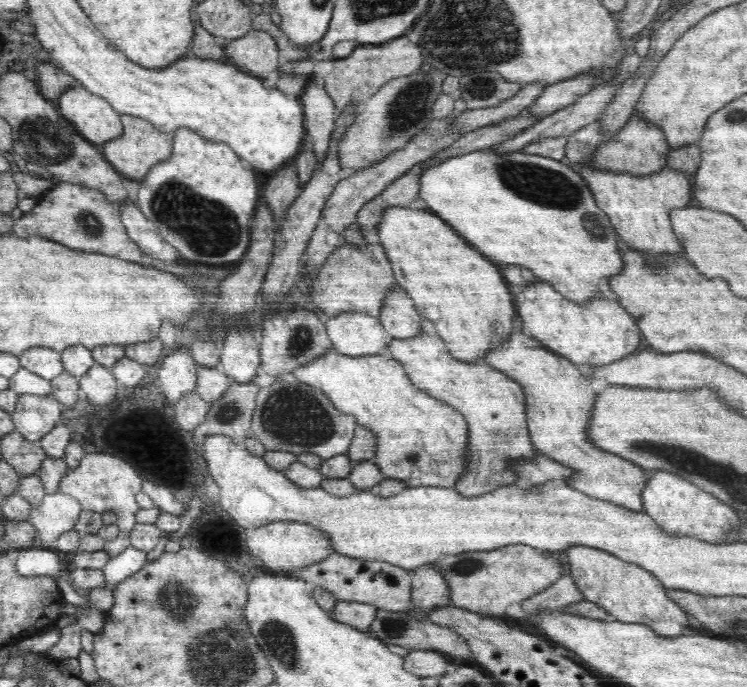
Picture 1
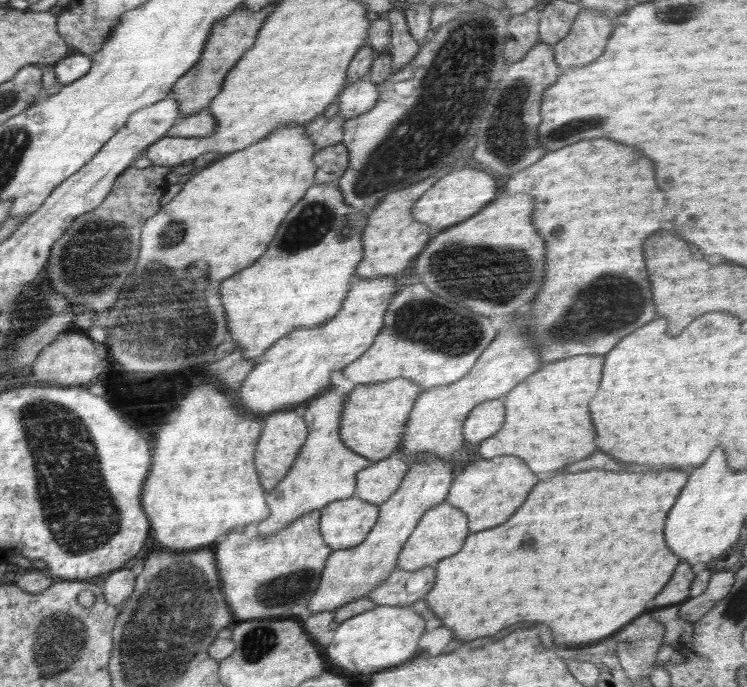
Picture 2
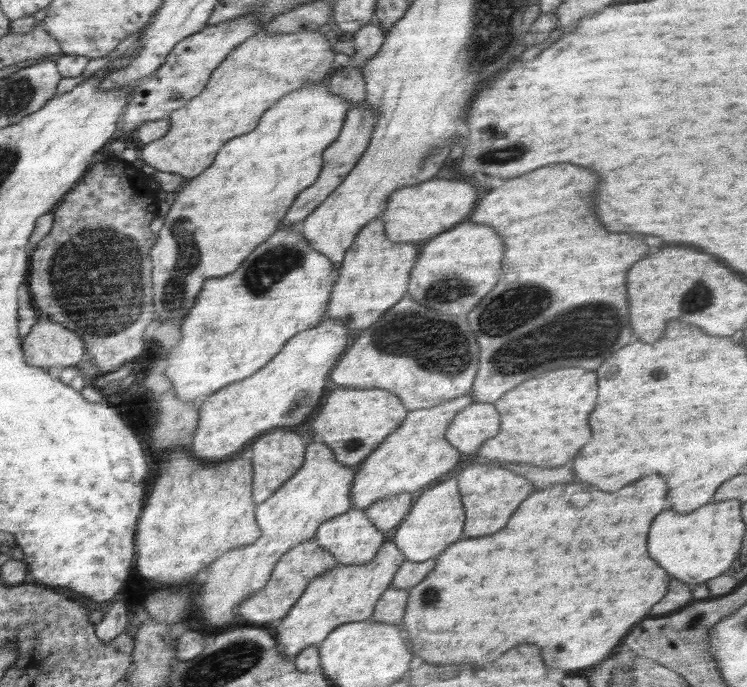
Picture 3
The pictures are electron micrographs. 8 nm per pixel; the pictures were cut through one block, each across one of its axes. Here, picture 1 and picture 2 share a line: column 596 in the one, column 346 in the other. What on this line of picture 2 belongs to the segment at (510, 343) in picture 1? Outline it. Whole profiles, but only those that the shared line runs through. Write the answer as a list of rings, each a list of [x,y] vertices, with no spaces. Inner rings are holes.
[[[331,384],[324,393],[310,400],[308,407],[303,408],[303,418],[308,426],[307,439],[285,478],[265,497],[269,515],[252,528],[255,534],[265,536],[280,532],[281,528],[286,528],[308,512],[321,509],[335,500],[355,496],[357,472],[374,462],[346,448],[339,437],[341,412],[351,387],[351,384]]]

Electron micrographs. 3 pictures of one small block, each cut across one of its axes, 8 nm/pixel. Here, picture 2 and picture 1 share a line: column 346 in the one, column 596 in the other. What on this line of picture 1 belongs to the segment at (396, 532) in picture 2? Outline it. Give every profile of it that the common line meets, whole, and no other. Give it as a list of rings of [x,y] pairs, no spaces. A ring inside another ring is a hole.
[[[582,545],[568,547],[565,552],[568,555],[571,577],[574,579],[578,589],[582,591],[584,595],[583,600],[600,605],[606,612],[614,615],[616,620],[623,623],[645,624],[658,633],[658,635],[665,637],[680,636],[682,628],[690,626],[686,611],[680,605],[674,603],[672,599],[668,598],[668,595],[666,595],[667,588],[651,572],[648,572],[640,565],[624,562],[608,552]]]

